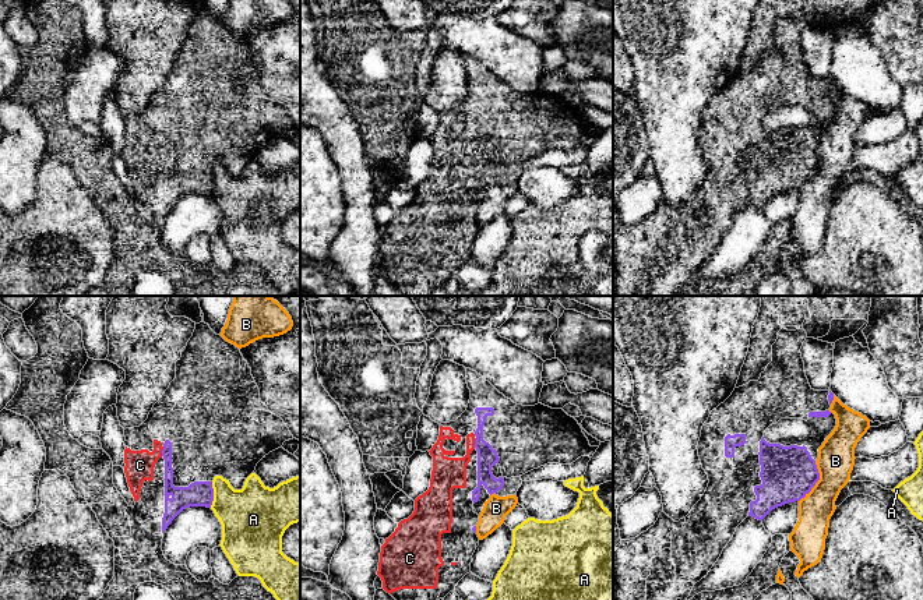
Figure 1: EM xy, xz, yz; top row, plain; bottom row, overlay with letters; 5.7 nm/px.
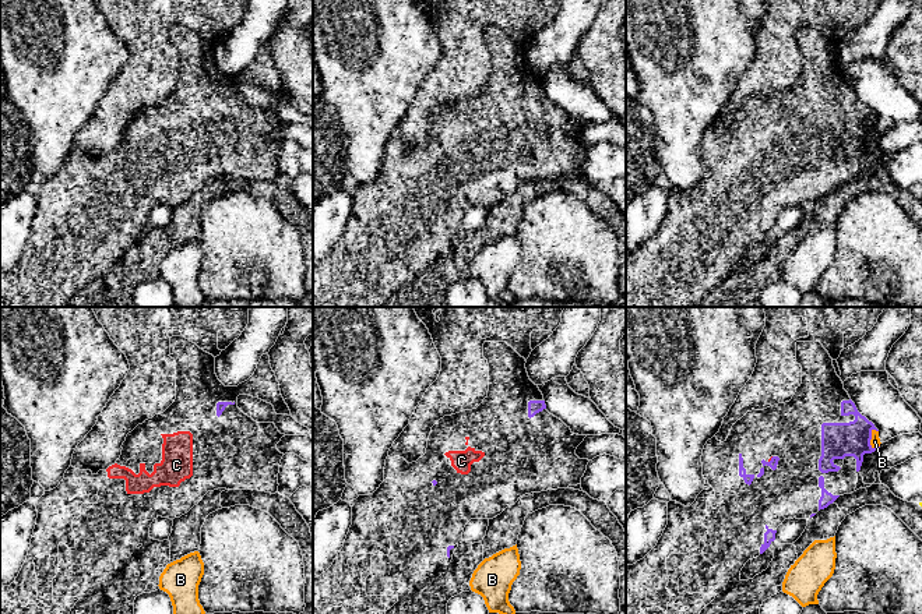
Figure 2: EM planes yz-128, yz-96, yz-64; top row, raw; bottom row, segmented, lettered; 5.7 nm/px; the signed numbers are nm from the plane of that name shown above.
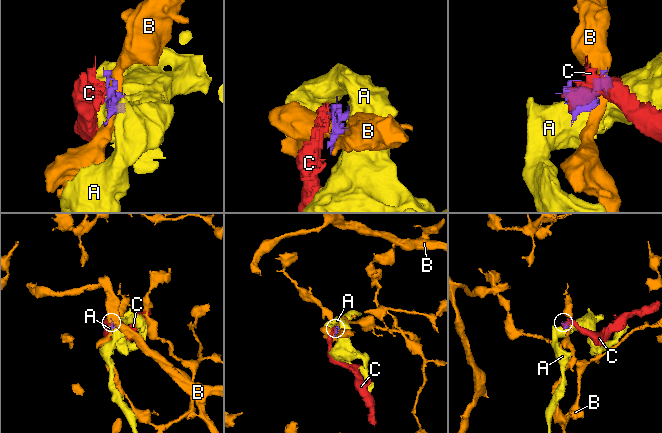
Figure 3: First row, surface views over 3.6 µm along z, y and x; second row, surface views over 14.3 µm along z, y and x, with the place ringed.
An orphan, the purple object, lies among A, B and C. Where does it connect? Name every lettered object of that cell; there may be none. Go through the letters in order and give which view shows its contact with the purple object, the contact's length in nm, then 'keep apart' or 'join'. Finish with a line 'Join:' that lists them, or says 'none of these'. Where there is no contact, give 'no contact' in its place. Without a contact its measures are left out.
A: contact in xy; length 150 nm; keep apart
B: contact in yz; length 260 nm; keep apart
C: contact in xy; length 60 nm; join
Join: C

